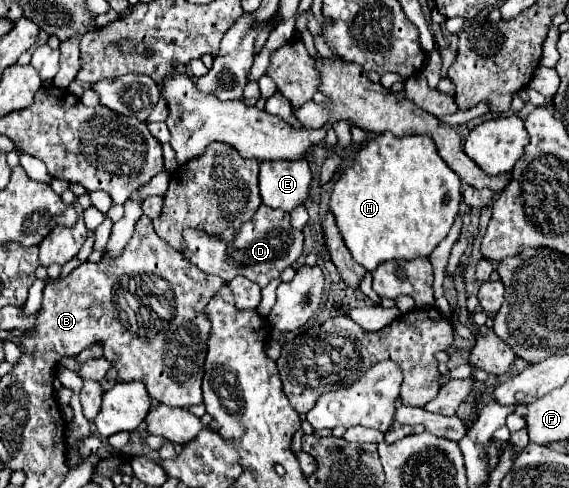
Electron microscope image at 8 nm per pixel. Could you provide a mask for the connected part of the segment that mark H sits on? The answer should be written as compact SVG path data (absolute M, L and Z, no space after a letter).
M379 134L375 138L371 138L361 150L359 150L359 156L355 160L353 166L345 168L345 172L341 174L341 178L337 180L335 188L333 188L333 194L331 194L331 212L337 220L337 226L339 226L339 232L343 234L343 240L345 240L345 246L351 250L353 254L353 260L359 262L361 266L365 266L369 272L373 272L379 264L383 262L389 262L389 260L415 260L415 258L427 258L431 256L431 252L437 248L437 244L441 240L447 238L451 226L453 226L453 220L455 216L459 214L459 206L461 206L461 180L459 176L441 160L441 156L437 154L435 150L435 144L429 136L407 136L407 138L395 138L393 134Z

